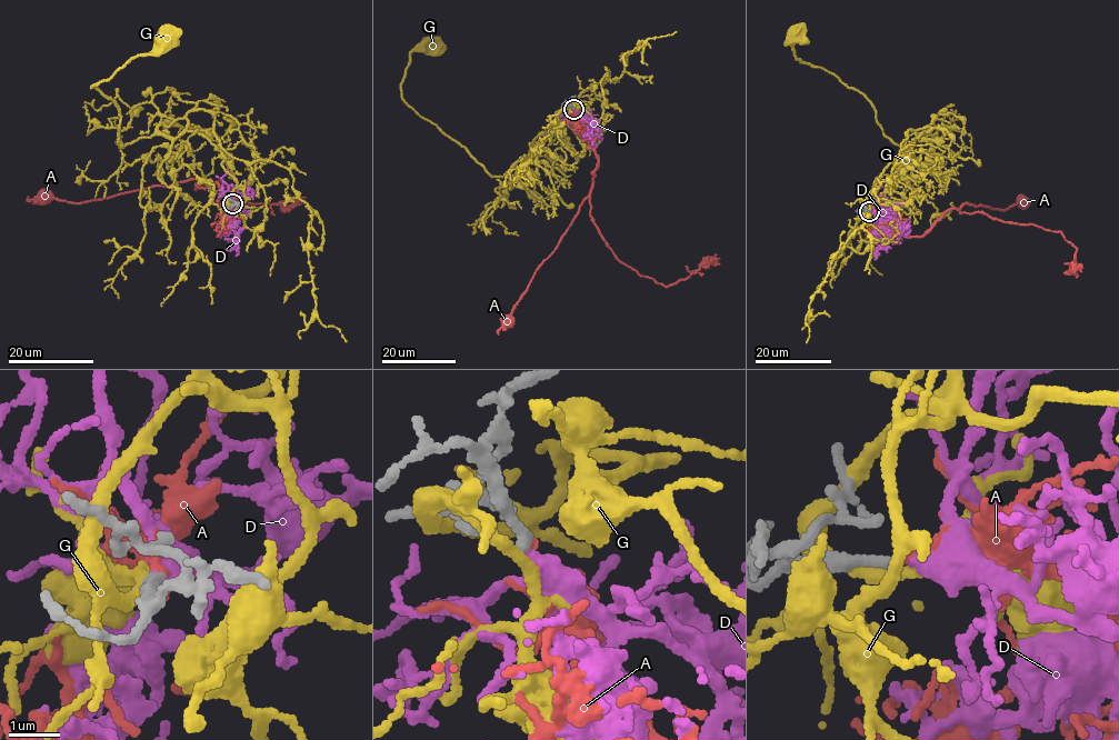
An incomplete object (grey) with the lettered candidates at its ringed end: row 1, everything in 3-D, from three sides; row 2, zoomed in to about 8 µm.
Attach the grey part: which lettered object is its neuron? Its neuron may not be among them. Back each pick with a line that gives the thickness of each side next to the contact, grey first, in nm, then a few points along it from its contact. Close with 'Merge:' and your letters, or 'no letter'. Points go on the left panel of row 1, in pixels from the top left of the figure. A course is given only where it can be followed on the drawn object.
D: calibres 240 and 360 nm; course (233, 202), (242, 202), (230, 218), (236, 239), (233, 246), (226, 249)
Merge: D

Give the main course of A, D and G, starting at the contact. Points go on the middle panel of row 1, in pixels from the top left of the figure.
A: (573, 109), (592, 142), (598, 163), (592, 172), (592, 189), (553, 251), (539, 264), (507, 321)
D: (573, 109), (587, 120), (583, 126), (588, 120), (595, 126), (586, 121)
G: (573, 109), (556, 113), (559, 131), (492, 177), (401, 97), (411, 52), (430, 43)

